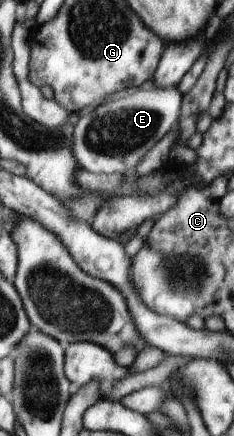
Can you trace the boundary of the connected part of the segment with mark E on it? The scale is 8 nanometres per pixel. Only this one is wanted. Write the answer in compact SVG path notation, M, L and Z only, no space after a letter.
M174 89L139 90L136 93L100 103L93 111L77 117L72 127L72 157L78 167L93 174L120 174L132 171L138 161L176 125L182 105L181 94Z

